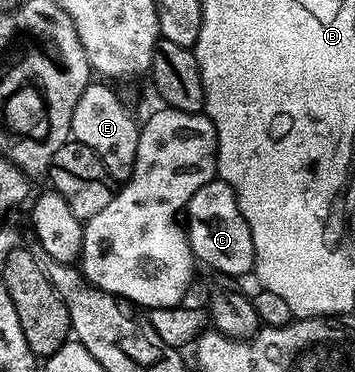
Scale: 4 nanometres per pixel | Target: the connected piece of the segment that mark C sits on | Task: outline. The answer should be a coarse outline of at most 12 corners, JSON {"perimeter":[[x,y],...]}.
{"perimeter":[[203,184],[183,211],[193,257],[233,278],[254,269],[237,193]]}

